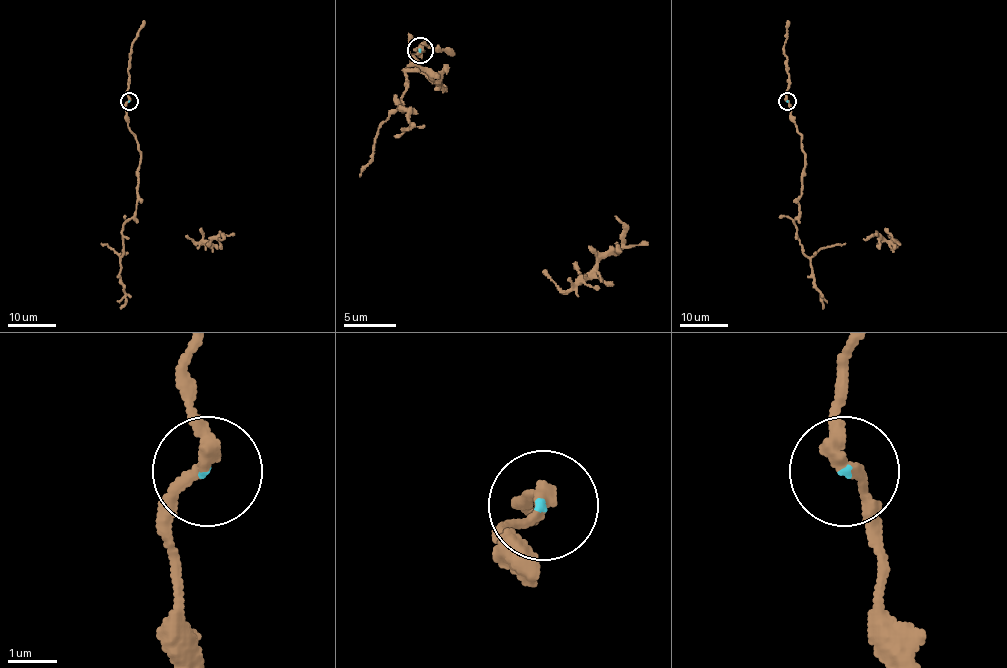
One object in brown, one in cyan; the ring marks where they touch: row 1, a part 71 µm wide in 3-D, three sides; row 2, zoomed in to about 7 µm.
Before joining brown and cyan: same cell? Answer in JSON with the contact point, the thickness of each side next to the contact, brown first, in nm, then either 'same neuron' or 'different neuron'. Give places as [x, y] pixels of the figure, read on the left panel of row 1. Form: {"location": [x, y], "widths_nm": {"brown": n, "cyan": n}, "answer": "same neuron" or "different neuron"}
{"location": [129, 101], "widths_nm": {"brown": 240, "cyan": 60}, "answer": "same neuron"}

